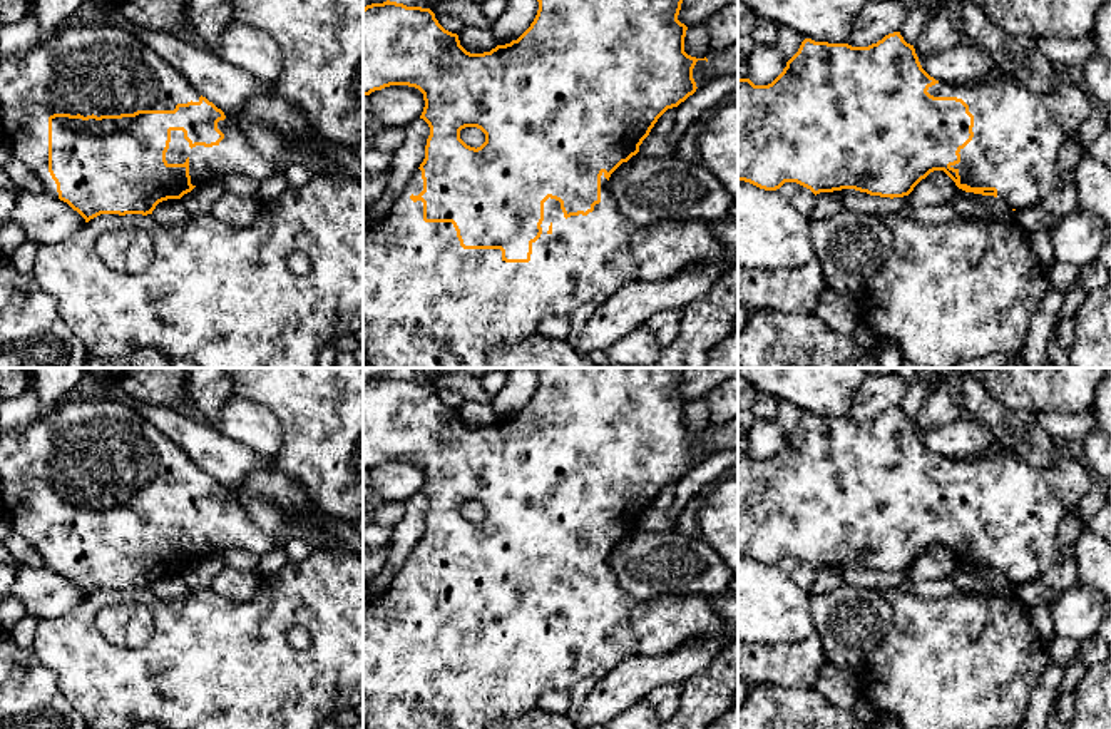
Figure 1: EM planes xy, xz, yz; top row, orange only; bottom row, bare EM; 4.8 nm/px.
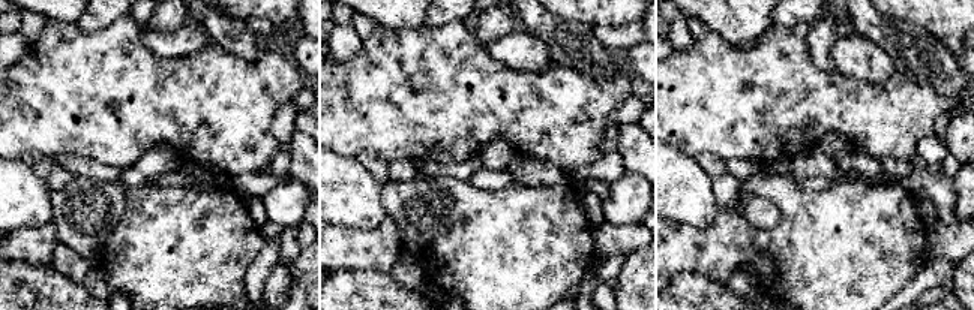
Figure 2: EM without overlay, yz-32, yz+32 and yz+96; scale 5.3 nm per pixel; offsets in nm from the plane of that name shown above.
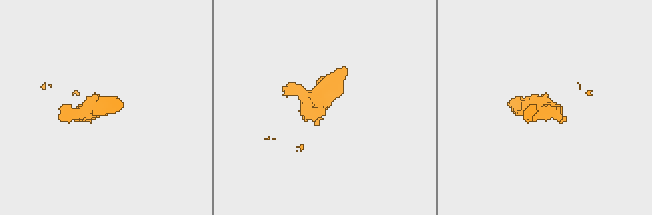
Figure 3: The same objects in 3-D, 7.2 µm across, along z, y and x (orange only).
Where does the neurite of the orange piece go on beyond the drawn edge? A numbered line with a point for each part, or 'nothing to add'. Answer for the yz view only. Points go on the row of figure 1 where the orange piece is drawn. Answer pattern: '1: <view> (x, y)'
1: yz (1018, 132)

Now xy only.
1: xy (86, 67)

